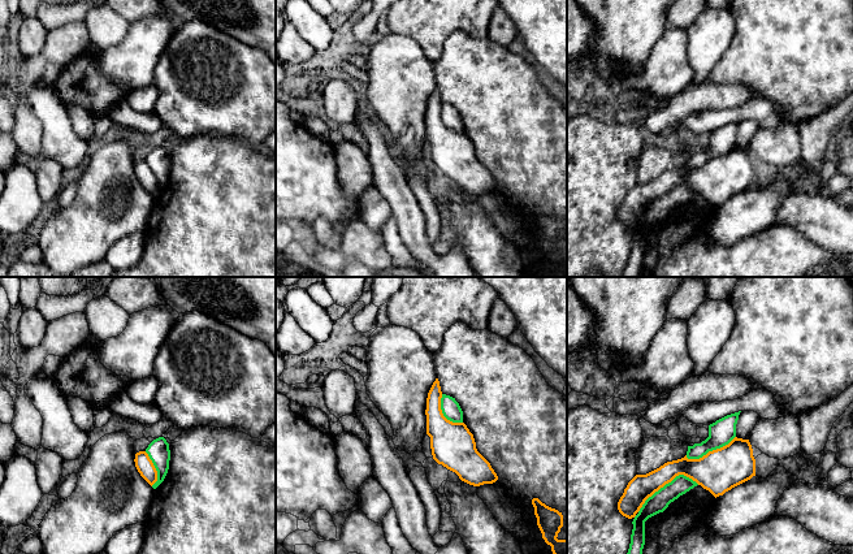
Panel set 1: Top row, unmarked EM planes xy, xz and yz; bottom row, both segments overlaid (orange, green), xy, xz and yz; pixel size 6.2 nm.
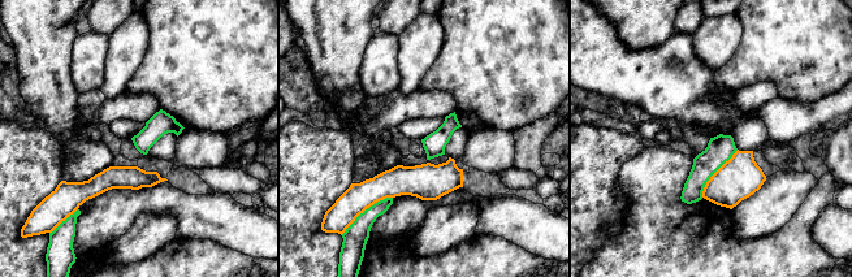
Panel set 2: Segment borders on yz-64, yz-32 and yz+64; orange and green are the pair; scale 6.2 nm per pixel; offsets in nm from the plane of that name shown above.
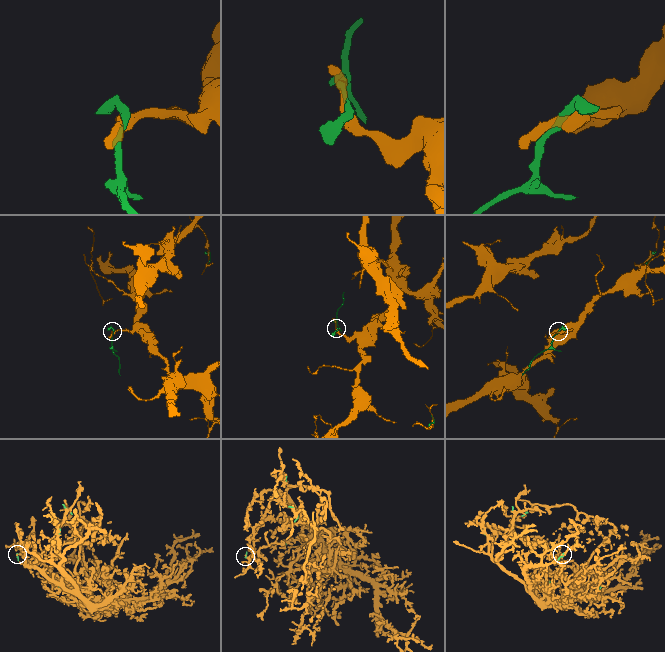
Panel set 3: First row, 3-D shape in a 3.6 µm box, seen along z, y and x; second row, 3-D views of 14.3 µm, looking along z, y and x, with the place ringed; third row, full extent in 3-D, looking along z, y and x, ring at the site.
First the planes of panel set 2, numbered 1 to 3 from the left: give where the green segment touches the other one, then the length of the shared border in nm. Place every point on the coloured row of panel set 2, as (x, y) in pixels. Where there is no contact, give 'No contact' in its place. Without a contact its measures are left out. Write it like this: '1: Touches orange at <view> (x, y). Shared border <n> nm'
1: Touches orange at yz-64 (63, 220). Shared border 240 nm
2: Touches orange at yz-32 (366, 208). Shared border 400 nm
3: Touches orange at yz+64 (714, 173). Shared border 380 nm

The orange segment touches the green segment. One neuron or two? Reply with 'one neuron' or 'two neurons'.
one neuron

